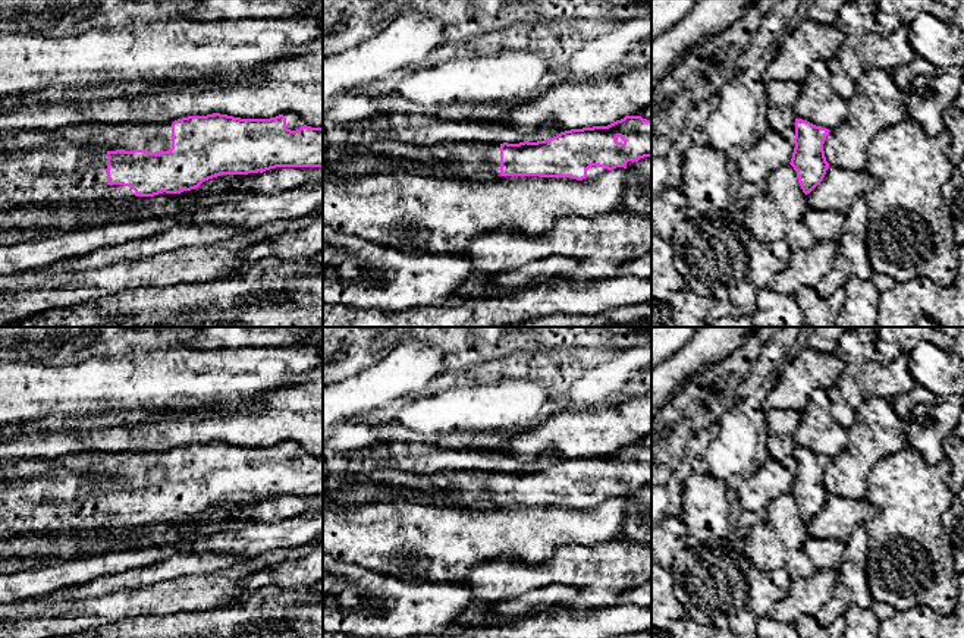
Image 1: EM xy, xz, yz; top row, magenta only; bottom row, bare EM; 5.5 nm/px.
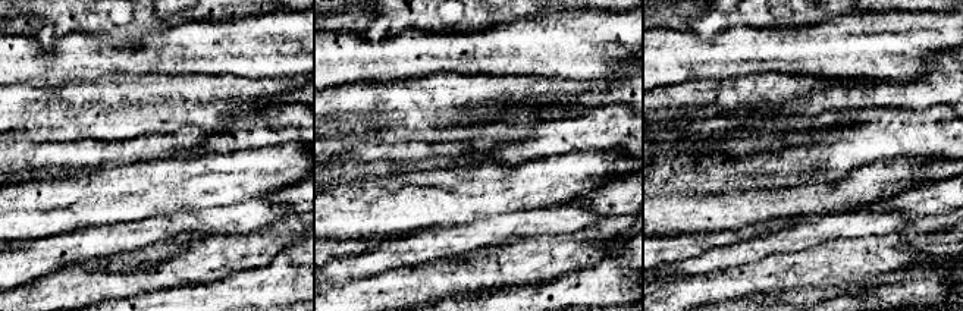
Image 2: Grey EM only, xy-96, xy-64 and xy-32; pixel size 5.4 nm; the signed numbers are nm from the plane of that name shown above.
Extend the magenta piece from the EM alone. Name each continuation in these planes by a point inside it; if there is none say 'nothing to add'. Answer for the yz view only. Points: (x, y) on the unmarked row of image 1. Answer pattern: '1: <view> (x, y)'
nothing to add

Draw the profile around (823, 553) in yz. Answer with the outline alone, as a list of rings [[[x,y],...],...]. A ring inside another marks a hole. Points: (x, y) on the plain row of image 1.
[[[808,538],[801,550],[810,559],[816,571],[838,571],[844,563],[847,544],[833,538]]]

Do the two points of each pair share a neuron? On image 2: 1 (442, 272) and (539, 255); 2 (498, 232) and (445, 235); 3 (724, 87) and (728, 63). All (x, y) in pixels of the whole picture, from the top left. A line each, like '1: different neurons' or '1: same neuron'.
1: same neuron
2: same neuron
3: different neurons

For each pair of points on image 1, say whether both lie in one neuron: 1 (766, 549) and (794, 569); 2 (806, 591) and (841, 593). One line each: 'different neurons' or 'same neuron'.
1: same neuron
2: different neurons

